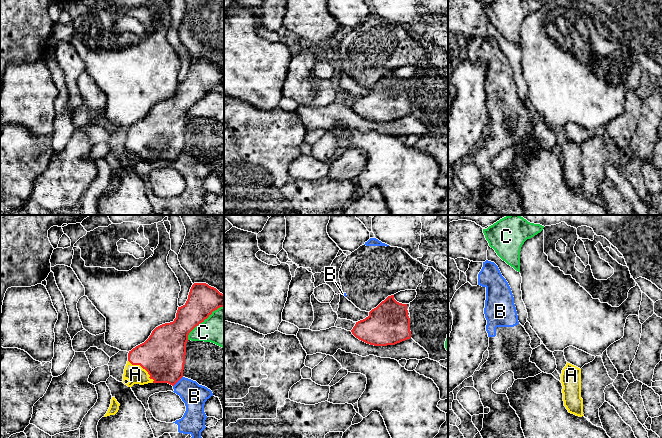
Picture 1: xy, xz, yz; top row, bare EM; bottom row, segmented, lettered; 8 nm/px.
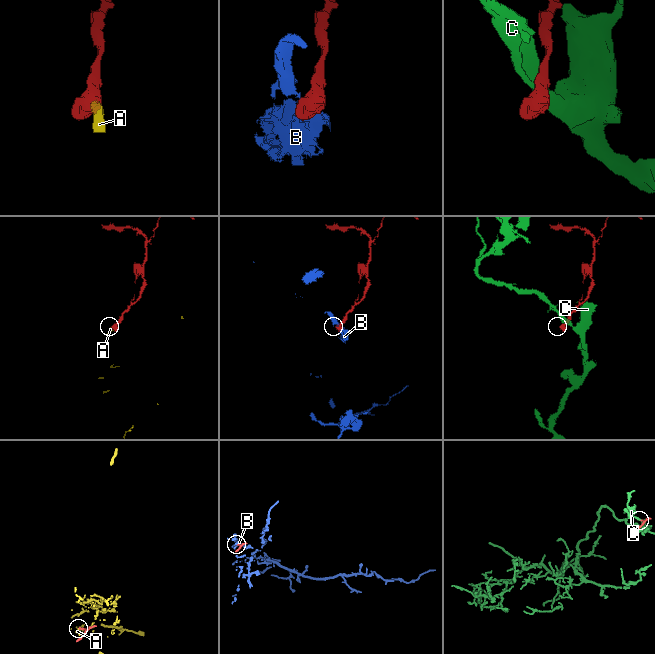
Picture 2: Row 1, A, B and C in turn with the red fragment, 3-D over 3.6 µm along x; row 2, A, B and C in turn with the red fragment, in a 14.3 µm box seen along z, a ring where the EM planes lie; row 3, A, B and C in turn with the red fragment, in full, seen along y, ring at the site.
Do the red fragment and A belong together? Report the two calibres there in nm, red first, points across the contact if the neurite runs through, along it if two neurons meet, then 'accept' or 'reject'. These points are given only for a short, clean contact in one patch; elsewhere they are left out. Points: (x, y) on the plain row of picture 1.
360/160 nm | across xy (162, 131), (143, 144), (135, 150) | accept

